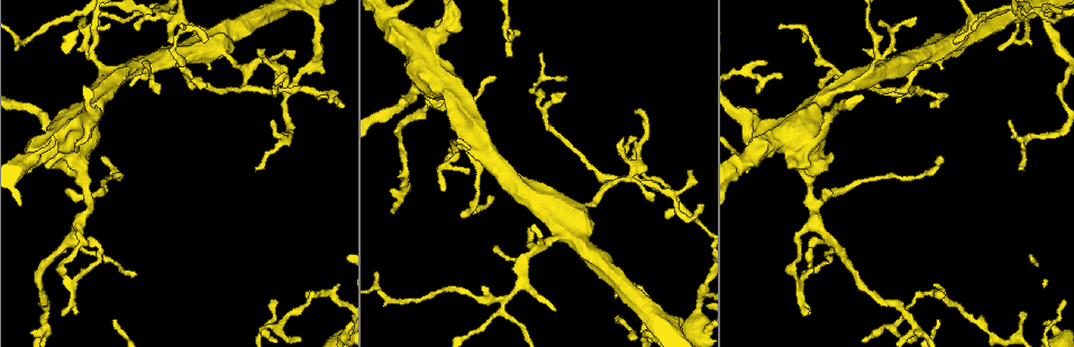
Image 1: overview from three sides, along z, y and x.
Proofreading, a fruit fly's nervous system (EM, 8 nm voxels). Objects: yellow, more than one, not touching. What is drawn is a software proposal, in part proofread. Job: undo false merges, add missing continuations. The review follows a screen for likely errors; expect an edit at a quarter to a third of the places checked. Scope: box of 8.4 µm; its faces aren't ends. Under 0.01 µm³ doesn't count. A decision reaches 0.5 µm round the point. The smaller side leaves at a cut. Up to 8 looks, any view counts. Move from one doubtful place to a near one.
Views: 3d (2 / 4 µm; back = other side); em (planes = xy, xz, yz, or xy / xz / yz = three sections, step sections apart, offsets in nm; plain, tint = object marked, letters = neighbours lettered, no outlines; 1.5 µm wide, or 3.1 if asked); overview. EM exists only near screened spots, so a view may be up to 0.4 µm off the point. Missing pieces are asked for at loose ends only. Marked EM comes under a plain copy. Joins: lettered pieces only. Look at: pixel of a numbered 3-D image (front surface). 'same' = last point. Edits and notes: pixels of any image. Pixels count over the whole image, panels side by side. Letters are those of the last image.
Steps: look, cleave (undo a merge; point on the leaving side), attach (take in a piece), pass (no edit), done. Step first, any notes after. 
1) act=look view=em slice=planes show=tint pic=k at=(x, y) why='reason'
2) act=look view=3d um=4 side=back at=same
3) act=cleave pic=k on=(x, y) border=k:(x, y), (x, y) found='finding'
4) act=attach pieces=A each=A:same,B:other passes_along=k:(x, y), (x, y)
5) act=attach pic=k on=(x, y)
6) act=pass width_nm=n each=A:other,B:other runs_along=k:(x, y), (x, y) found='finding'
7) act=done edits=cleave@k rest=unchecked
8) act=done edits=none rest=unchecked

act=look view=em um=3.1 slice=xz step=16 show=tint pic=1 at=(1018, 170) why='thin end'

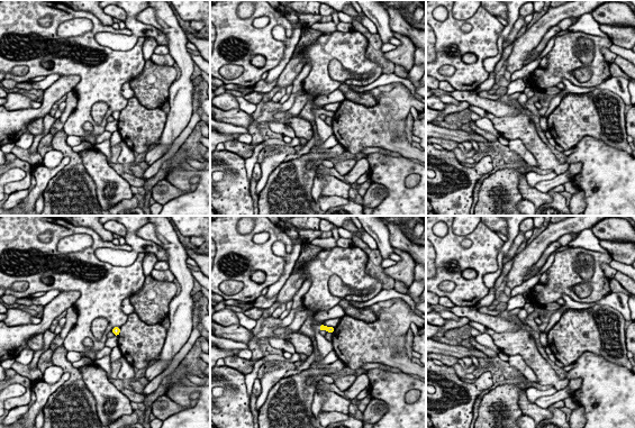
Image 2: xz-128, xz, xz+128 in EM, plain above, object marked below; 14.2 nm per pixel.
act=look view=em um=3.1 slice=xy step=8 show=tint at=same why='another direction'

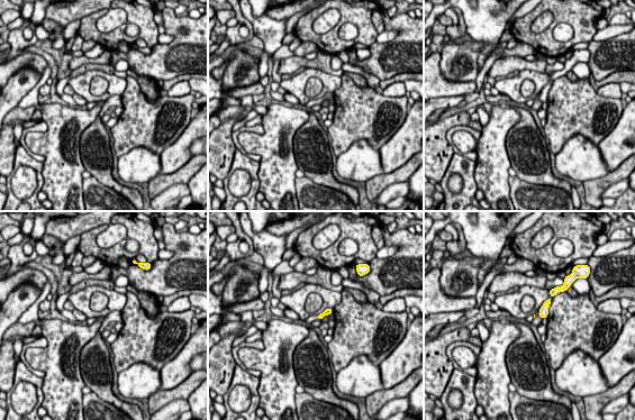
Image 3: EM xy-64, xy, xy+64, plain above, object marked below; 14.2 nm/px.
act=look view=em um=3.1 slice=xy step=8 show=letters at=same

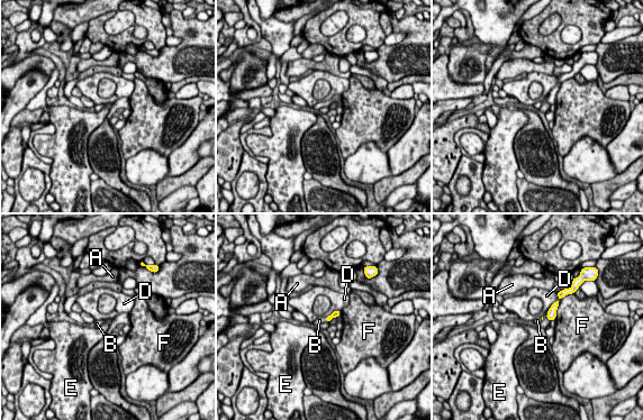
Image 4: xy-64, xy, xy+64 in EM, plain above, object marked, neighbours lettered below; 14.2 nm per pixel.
act=attach pieces=B each=A:other,B:same,D:other,E:other,F:other found='it goes on there'

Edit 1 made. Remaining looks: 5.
act=look view=3d um=4 pic=1 at=(223, 51)

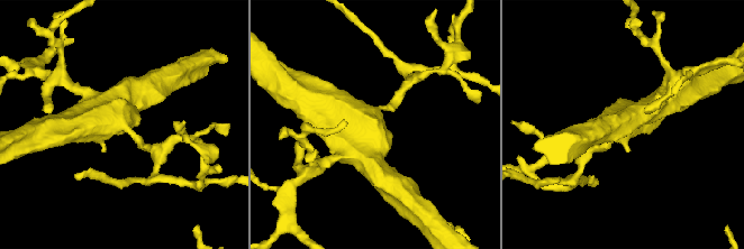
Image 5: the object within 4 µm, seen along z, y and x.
act=look view=em slice=yz step=8 show=tint pic=5 at=(375, 108) arms=3 why='shape alone is not enough'

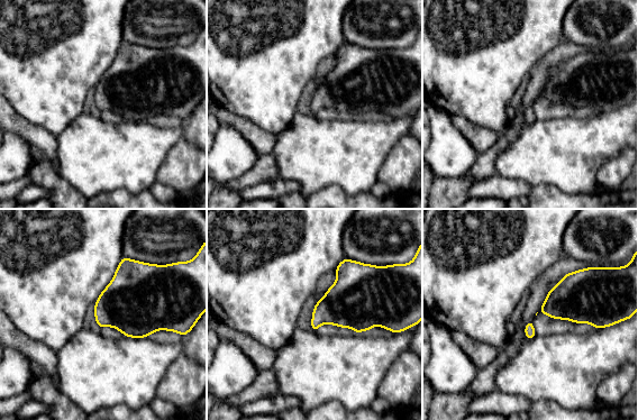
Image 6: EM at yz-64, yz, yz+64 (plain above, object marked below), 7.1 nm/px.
act=look view=em slice=planes show=letters at=same why='cut it another way'

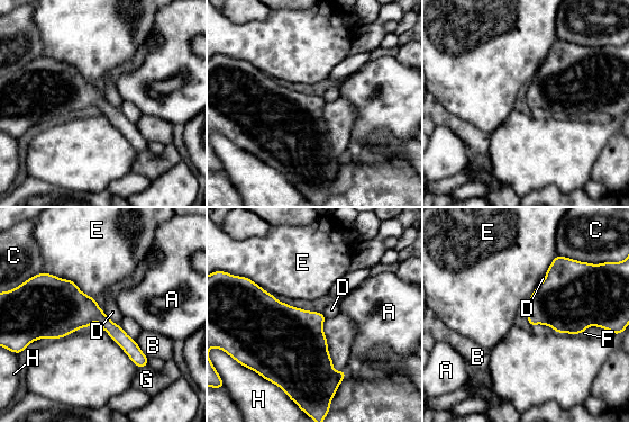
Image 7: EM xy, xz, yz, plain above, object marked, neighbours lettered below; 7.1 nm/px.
act=pass longest_contact=E:440nm each=A:other,B:other,C:other,D:other,E:other,F:other,G:other,H:other found='one neuron here'

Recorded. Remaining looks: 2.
act=look view=em slice=planes show=letters pic=1 at=(687, 170) why='free end'

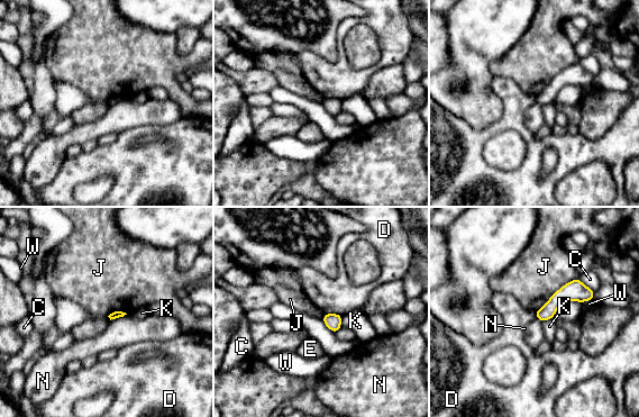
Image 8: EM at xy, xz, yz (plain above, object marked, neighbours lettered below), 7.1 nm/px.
act=pass each=C:other,D:other,E:other,J:other,K:other,N:other,W:other found='no lettered piece goes on from it'

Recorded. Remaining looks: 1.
act=done edits=attach@4 rest=unchecked

